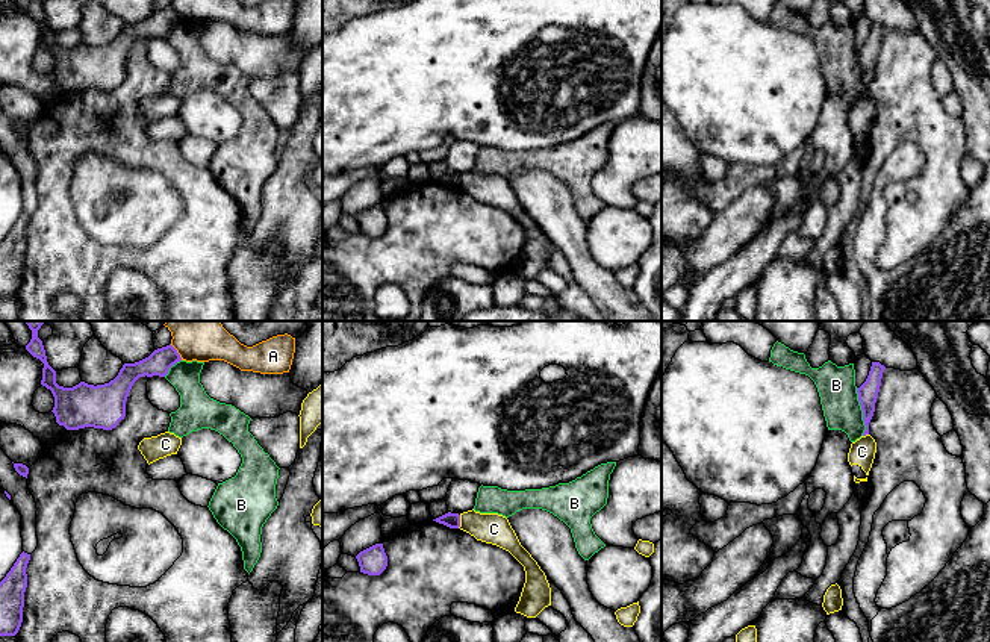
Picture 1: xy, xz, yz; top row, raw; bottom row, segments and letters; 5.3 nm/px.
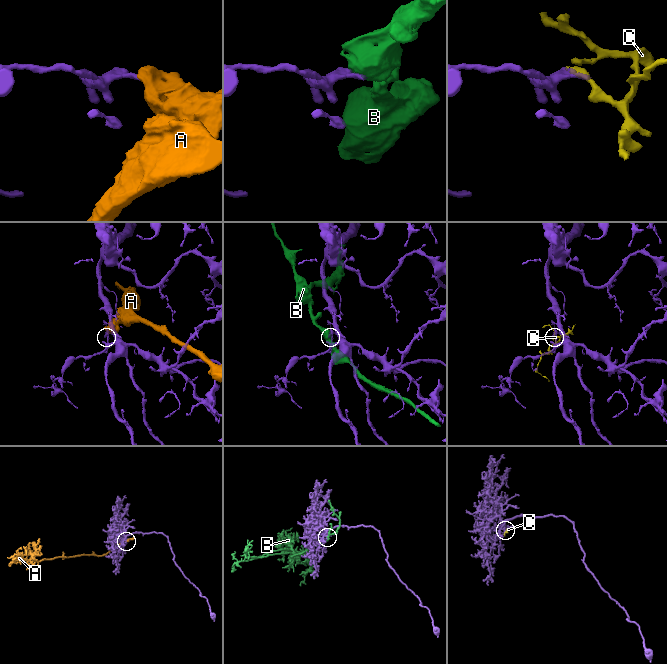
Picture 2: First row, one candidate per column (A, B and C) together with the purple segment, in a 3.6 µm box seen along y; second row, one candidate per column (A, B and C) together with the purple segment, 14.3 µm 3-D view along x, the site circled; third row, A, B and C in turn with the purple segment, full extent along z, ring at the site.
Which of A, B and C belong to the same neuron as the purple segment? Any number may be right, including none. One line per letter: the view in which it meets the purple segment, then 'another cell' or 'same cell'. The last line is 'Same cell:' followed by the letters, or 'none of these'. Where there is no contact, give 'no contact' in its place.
A: meets purple in xy; another cell
B: meets purple in yz; another cell
C: meets purple in xz; another cell
Same cell: none of these

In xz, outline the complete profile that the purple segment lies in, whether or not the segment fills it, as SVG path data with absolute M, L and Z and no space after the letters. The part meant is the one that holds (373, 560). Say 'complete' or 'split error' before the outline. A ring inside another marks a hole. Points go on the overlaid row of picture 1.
complete; M375 544L356 556L360 572L368 575L380 575L388 566L388 556L383 544Z

